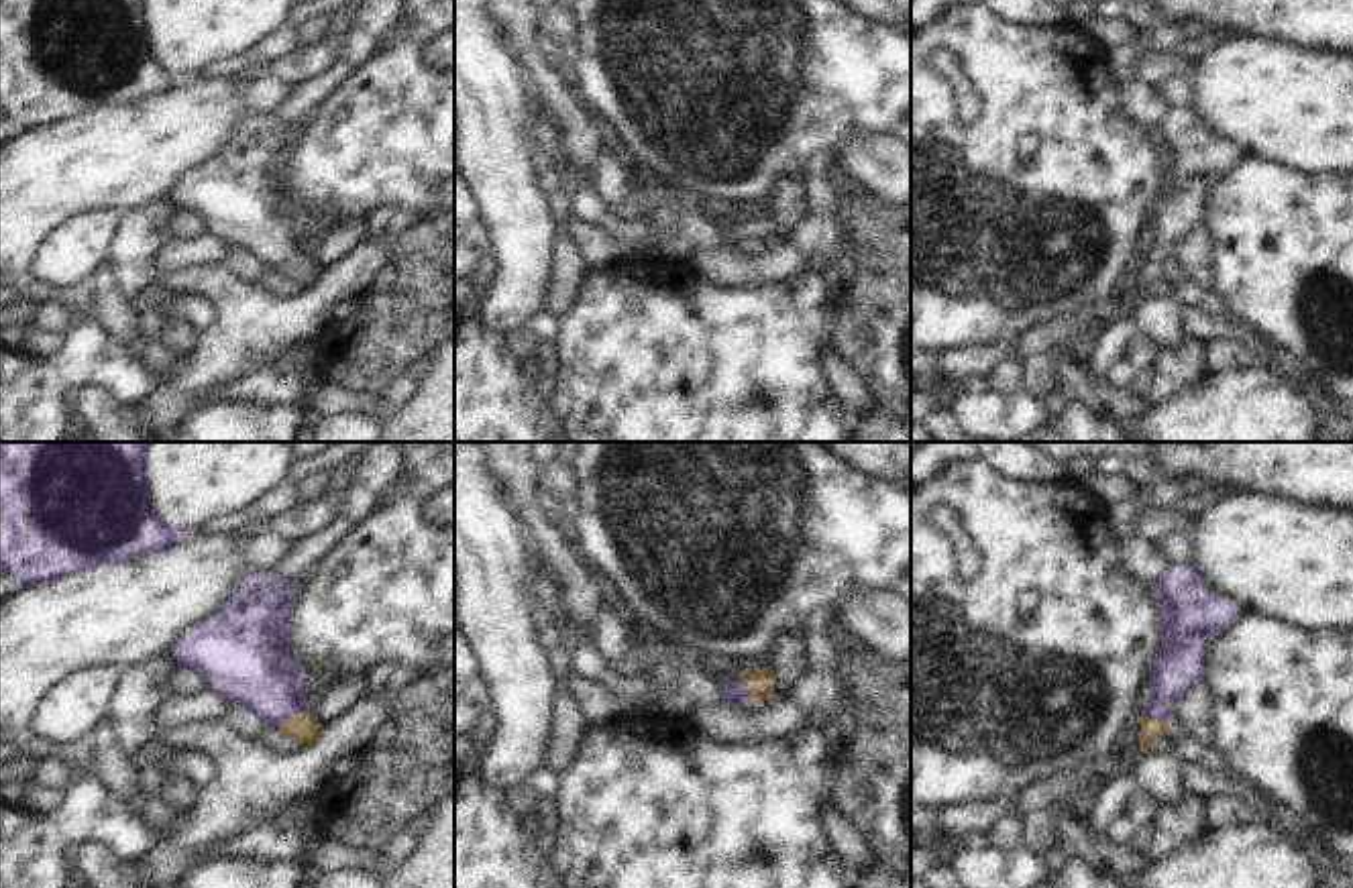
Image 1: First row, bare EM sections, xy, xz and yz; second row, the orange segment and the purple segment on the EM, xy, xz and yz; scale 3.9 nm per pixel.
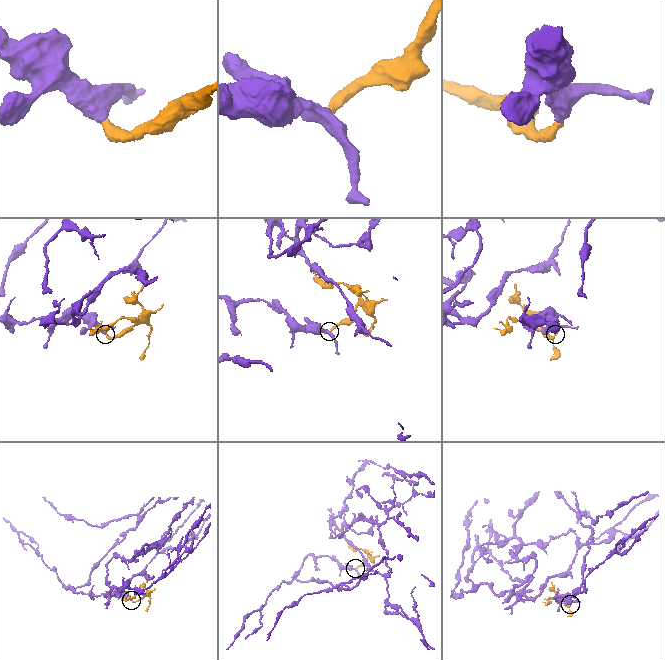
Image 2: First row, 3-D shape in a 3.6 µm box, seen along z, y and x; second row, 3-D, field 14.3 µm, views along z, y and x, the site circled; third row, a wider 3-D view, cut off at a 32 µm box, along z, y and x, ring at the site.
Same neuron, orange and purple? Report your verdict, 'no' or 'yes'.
yes

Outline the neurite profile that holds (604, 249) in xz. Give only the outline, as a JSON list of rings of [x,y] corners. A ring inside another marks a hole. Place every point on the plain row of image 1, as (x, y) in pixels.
[[[573,222],[571,232],[597,273],[605,273],[632,259],[630,244],[599,224]]]

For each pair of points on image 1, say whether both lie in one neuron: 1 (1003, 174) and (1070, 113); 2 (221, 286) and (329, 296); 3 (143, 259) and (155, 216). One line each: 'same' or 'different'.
1: same
2: same
3: same

